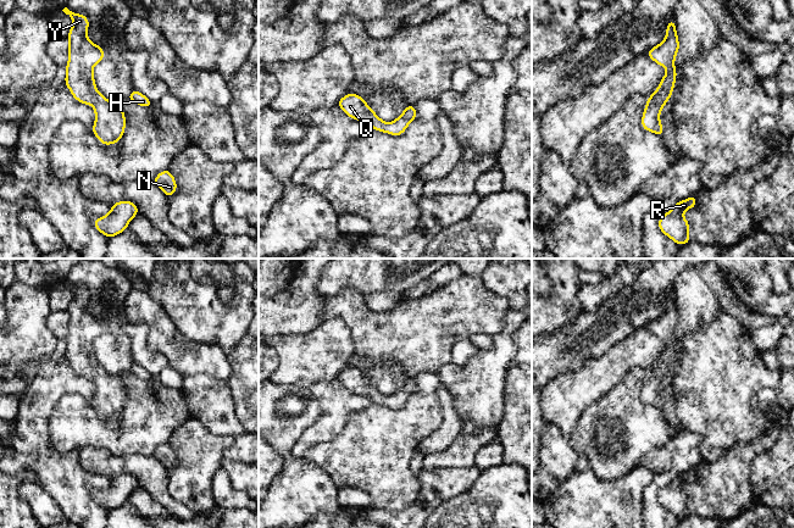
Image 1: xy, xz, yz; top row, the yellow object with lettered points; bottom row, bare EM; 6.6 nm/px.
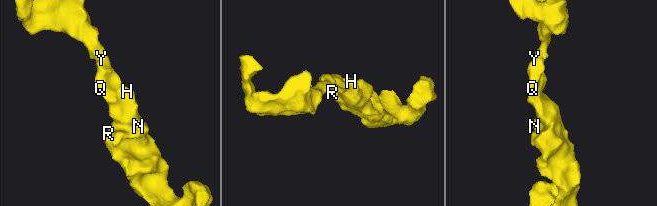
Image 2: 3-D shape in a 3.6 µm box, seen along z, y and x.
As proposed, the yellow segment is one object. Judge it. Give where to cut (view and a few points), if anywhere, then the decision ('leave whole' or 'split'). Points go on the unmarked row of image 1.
cut none; leave whole

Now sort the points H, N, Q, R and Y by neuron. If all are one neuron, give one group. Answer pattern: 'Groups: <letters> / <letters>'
Groups: H N Q R Y

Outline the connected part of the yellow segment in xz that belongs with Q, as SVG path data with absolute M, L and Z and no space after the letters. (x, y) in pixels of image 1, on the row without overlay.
M346 367L338 374L338 379L350 390L366 395L372 402L392 407L401 408L407 399L417 390L413 378L407 378L405 384L393 395L382 394L374 384L367 378L362 369L357 367Z

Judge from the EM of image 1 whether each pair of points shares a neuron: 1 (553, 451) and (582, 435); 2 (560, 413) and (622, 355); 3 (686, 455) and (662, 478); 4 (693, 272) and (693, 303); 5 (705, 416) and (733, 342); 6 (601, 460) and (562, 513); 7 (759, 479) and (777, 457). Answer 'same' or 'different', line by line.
1: different
2: same
3: different
4: same
5: same
6: different
7: same

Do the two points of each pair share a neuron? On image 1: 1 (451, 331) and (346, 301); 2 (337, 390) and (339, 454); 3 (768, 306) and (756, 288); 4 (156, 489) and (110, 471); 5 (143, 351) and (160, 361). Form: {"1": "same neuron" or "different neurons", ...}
{"1": "same neuron", "2": "different neurons", "3": "same neuron", "4": "same neuron", "5": "same neuron"}

